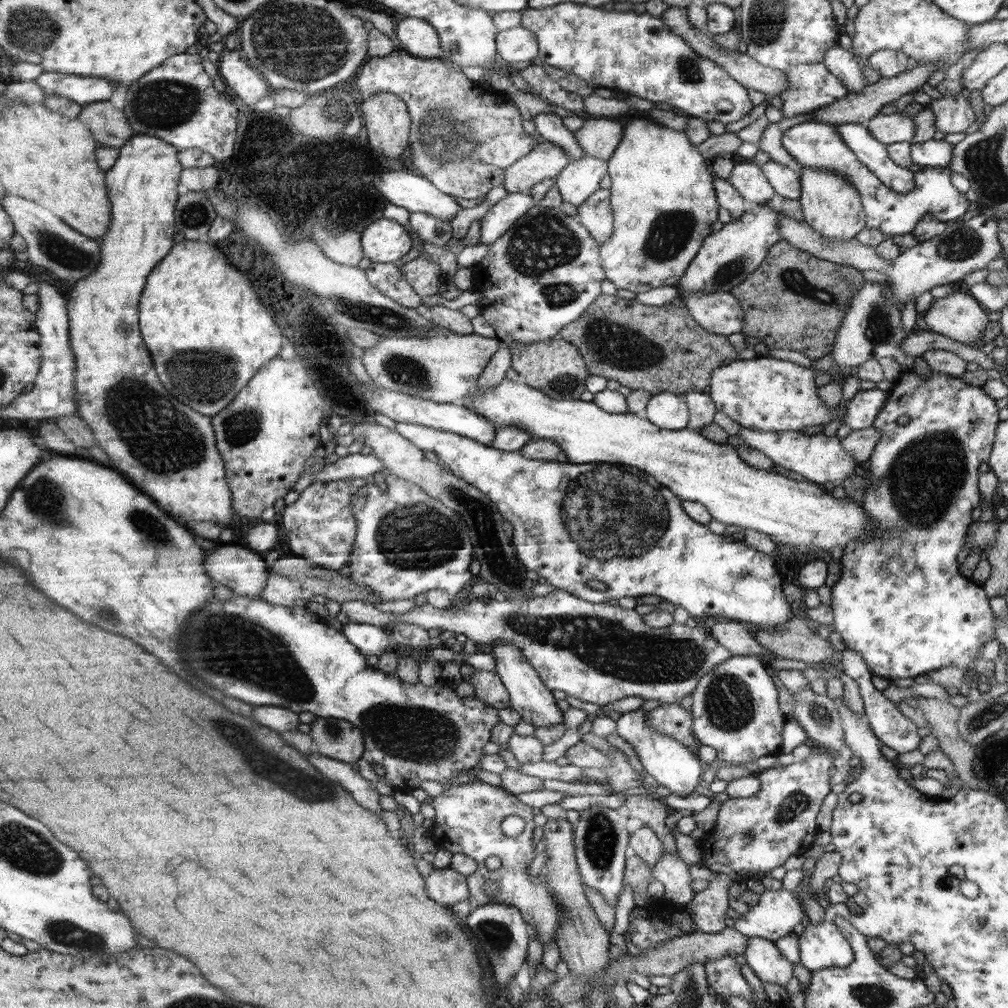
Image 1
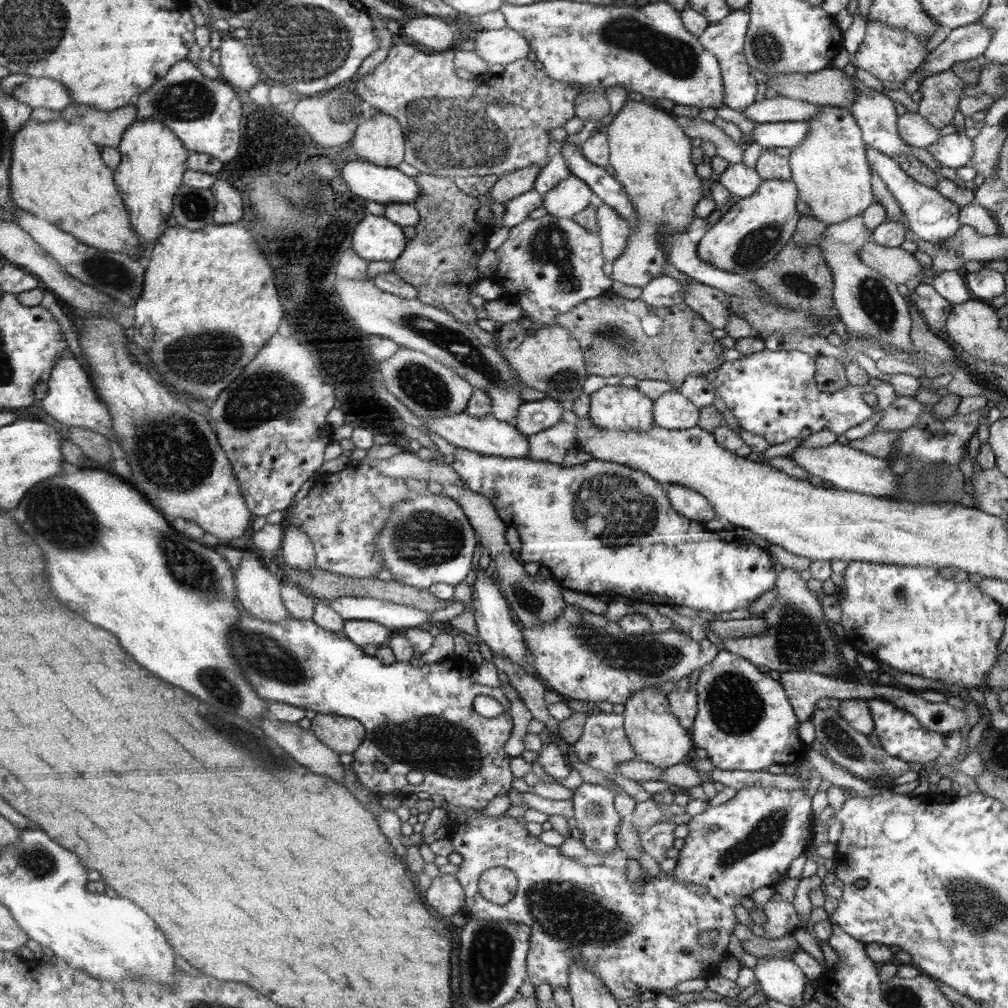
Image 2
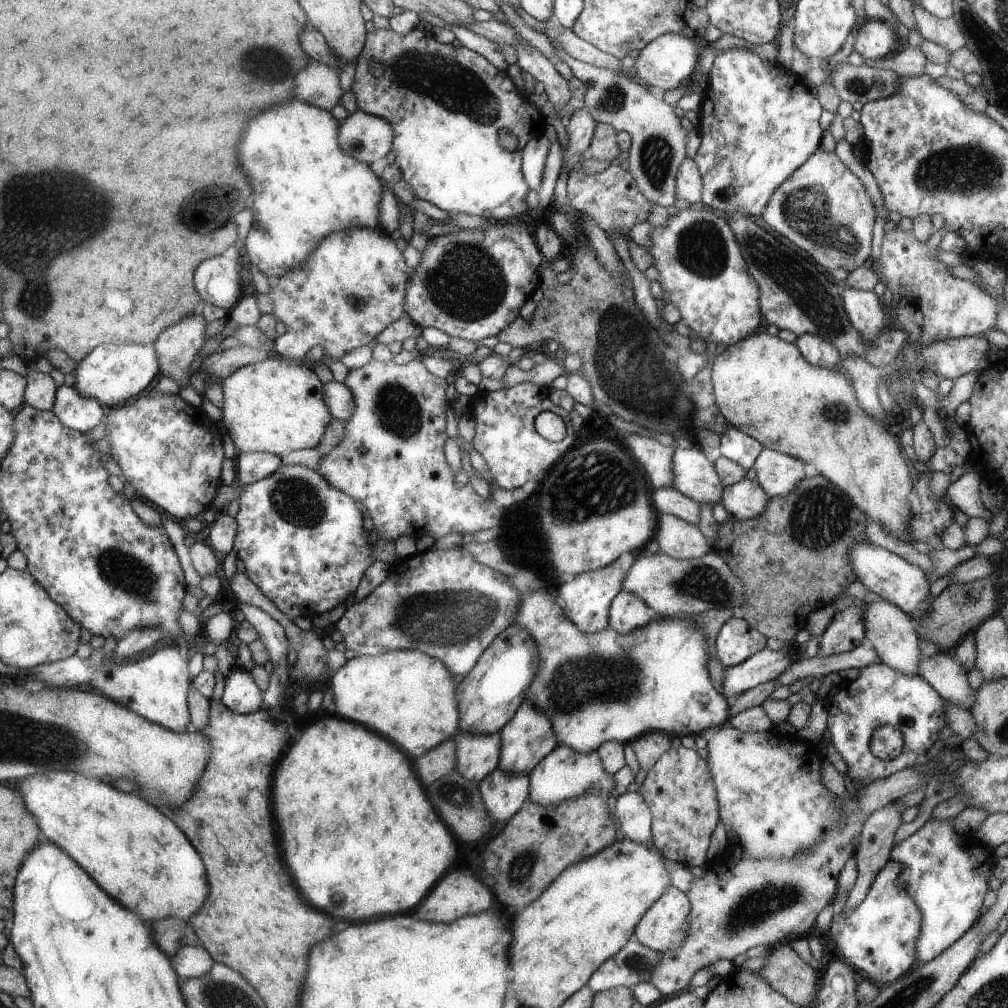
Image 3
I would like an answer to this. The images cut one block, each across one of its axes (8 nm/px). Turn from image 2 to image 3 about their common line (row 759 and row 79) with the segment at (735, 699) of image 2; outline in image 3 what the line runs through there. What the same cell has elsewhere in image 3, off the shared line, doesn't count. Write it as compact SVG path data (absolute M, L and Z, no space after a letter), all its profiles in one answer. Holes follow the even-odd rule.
M730 48L716 53L708 74L708 86L701 98L696 127L701 141L694 157L703 180L701 200L707 208L724 214L742 212L754 218L762 216L774 190L817 152L822 138L818 118L824 110L818 98L806 87L806 82L806 78L796 76L777 63L764 64L758 54L746 48Z

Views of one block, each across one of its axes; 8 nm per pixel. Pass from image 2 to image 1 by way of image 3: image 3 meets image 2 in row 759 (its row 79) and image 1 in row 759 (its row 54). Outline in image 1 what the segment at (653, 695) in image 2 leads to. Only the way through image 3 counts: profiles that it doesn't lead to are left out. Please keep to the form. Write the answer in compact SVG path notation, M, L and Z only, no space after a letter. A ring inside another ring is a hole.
M640 708L620 714L616 721L616 734L632 745L643 767L660 785L668 787L678 796L687 797L690 793L694 793L692 791L700 784L700 776L704 772L703 762L700 762L694 751L684 744L656 732L647 718L649 718L649 712Z

